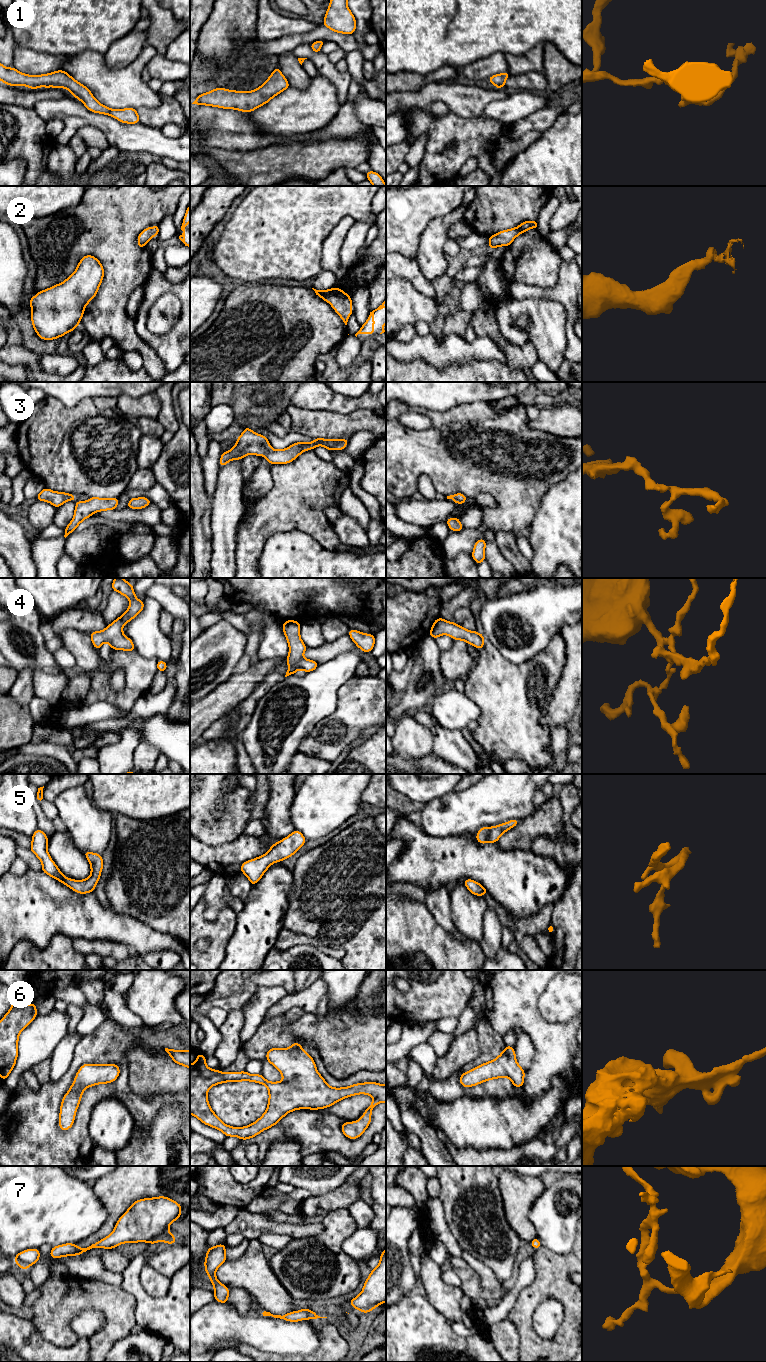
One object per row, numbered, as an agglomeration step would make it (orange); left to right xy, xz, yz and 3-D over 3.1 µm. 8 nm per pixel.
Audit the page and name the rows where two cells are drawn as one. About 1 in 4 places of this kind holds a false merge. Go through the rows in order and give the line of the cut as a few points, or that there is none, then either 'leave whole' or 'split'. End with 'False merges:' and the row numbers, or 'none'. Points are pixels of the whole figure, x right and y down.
1: no cut; leave whole
2: no cut; leave whole
3: no cut; leave whole
4: no cut; leave whole
5: no cut; leave whole
6: no cut; leave whole
7: no cut; leave whole
False merges: none

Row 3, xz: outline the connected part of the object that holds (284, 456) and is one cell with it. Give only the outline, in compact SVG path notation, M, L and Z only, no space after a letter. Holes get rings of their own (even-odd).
M246 427L235 446L223 452L220 458L220 467L225 466L231 460L243 459L246 455L265 456L270 464L287 464L295 460L303 451L315 449L318 445L328 450L343 450L348 439L322 439L315 438L314 442L297 442L283 450L275 450L270 446L267 438L261 434L254 433Z

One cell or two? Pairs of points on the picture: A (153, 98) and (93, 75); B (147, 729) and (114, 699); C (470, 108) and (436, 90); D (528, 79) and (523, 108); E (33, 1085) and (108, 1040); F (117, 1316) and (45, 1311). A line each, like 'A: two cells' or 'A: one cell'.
A: one cell
B: two cells
C: one cell
D: two cells
E: two cells
F: one cell

